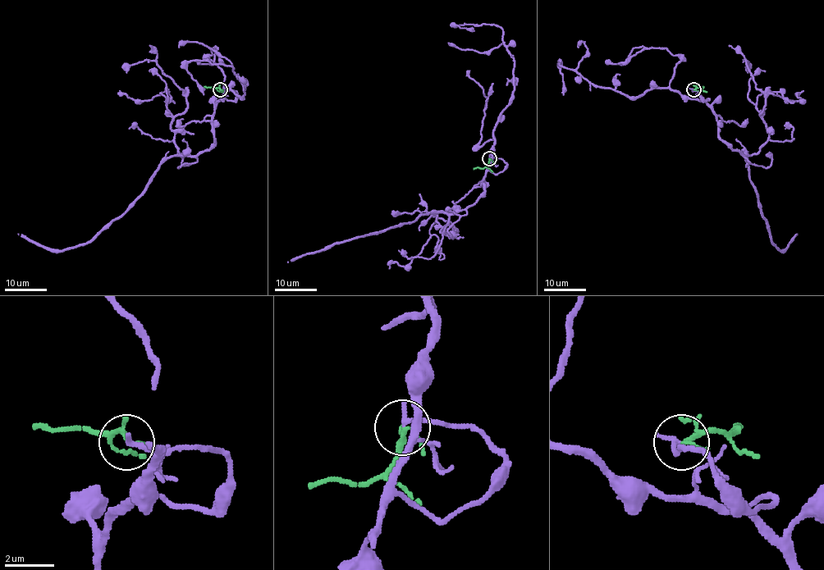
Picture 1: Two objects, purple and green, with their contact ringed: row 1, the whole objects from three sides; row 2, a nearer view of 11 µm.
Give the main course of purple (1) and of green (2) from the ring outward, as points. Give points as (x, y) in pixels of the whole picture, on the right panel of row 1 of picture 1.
1: (693, 89), (709, 99), (705, 101), (721, 139), (748, 155), (749, 180), (771, 239), (783, 250), (797, 233)
2: (693, 89), (703, 86)

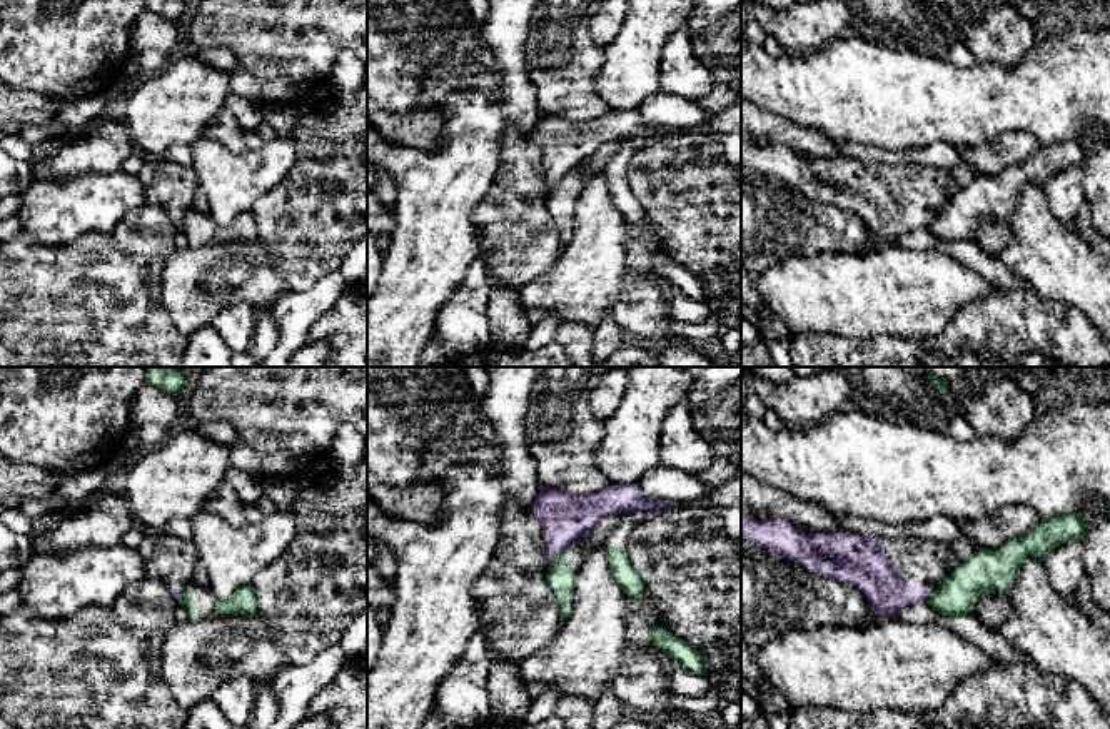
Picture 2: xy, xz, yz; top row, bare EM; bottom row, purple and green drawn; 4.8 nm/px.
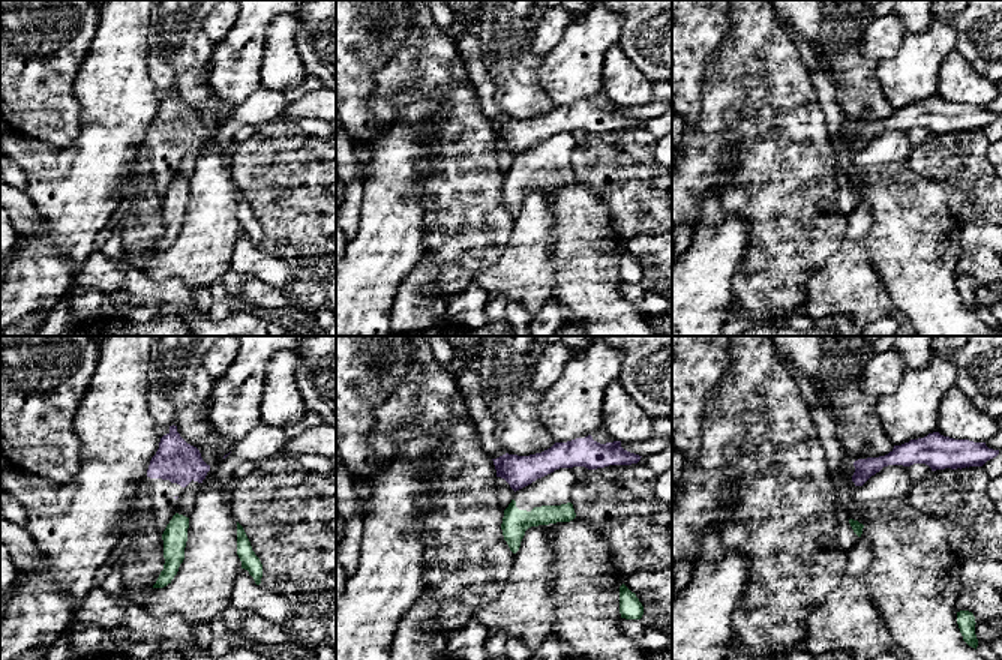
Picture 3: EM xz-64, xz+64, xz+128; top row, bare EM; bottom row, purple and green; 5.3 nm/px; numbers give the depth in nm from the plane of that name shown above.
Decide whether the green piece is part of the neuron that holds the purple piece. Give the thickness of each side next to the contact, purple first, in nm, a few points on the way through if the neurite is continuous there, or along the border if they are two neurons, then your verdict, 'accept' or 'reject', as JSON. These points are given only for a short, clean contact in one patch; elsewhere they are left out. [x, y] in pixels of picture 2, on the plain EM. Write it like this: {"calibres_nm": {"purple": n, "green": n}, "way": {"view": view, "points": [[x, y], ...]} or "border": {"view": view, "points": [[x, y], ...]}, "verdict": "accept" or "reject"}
{"calibres_nm": {"purple": 240, "green": 130}, "border": {"view": "xz", "points": [[565, 174], [549, 191]]}, "verdict": "reject"}

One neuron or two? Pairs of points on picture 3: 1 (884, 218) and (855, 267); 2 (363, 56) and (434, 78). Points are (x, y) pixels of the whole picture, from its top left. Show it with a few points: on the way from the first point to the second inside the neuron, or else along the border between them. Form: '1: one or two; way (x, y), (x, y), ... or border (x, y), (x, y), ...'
1: two; border (870, 215), (864, 249), (881, 281)
2: two; border (408, 35), (402, 47), (377, 74), (372, 95)

